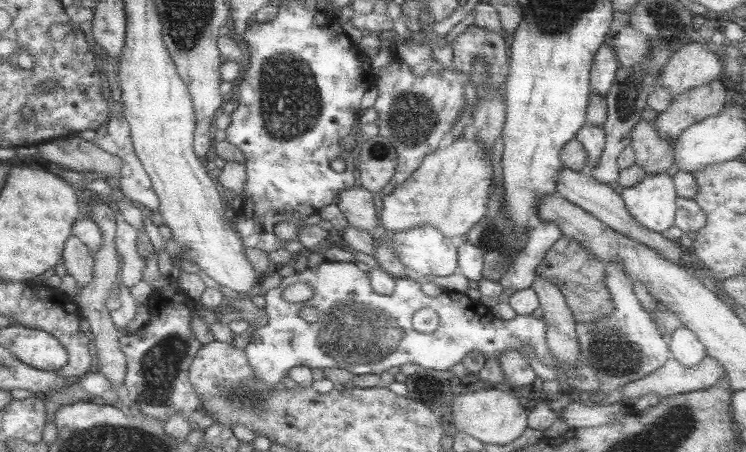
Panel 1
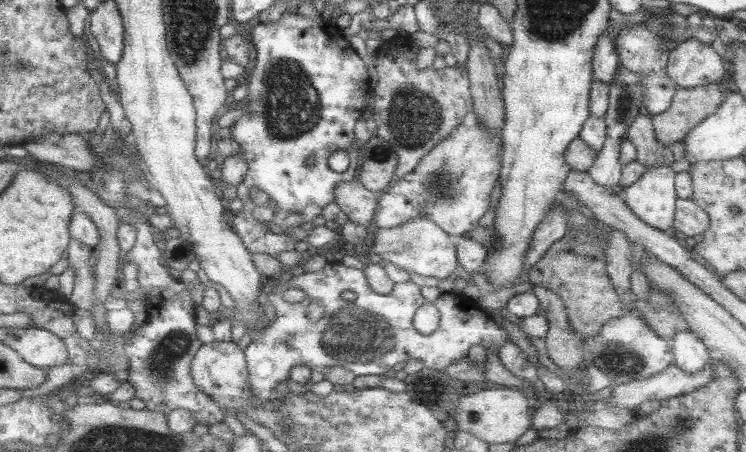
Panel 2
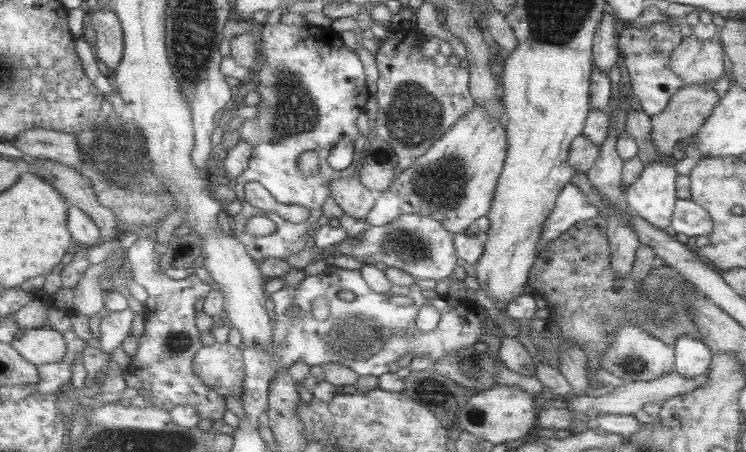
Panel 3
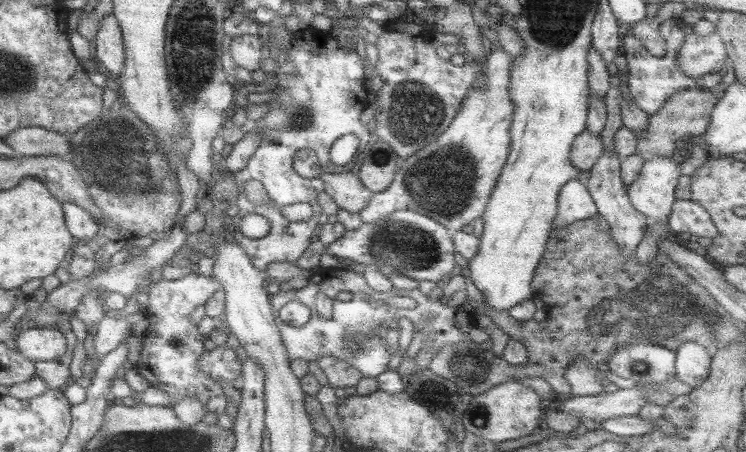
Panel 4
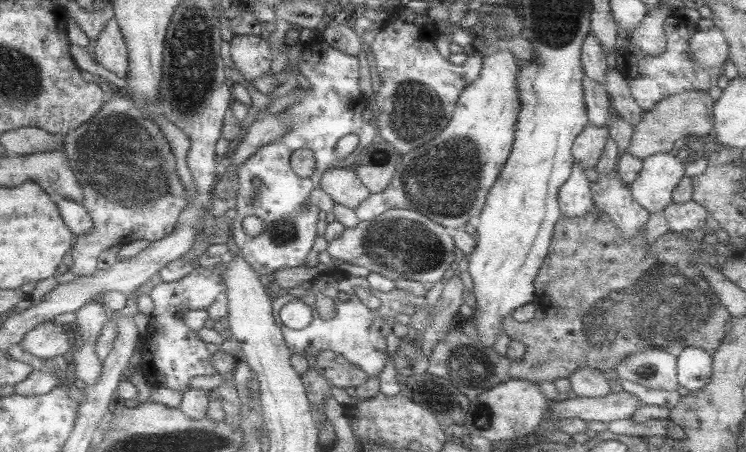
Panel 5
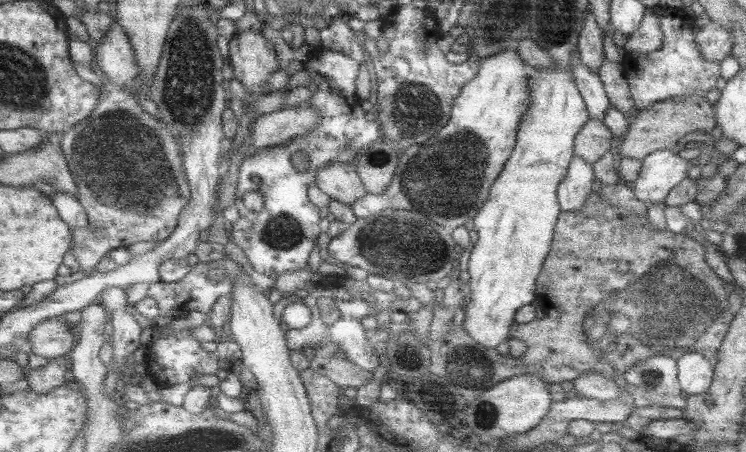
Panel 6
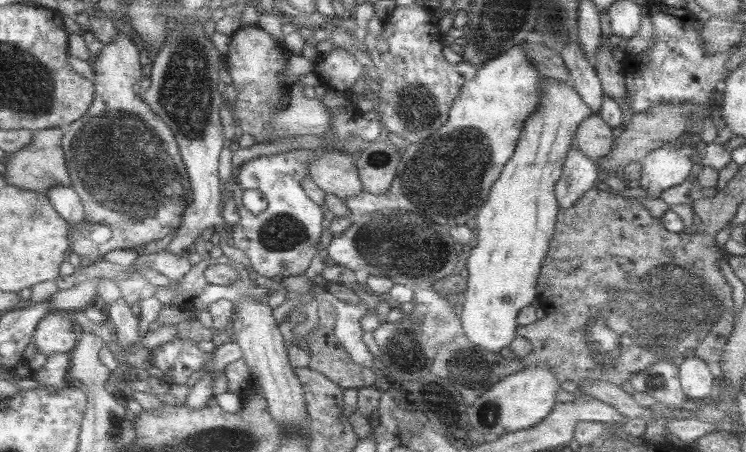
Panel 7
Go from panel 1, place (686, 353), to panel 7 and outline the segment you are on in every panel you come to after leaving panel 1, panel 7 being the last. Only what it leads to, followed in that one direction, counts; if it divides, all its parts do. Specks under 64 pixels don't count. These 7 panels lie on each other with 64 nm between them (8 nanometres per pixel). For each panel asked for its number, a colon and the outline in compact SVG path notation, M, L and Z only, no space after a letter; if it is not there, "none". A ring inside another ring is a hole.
2: M679 332L671 340L671 356L673 366L687 374L701 372L705 366L711 366L707 348L699 342L699 338L691 332Z
3: M679 338L673 344L673 350L675 350L675 362L673 362L675 374L687 380L697 380L709 372L713 354L703 342L695 338Z
4: M683 342L675 354L675 380L691 386L693 390L701 386L709 376L713 352L691 342Z
5: M683 348L677 356L677 382L685 390L699 392L711 378L713 356L705 354L699 348Z
6: M695 352L683 354L677 360L677 380L681 386L681 394L685 396L701 396L713 382L713 370L709 360L697 356Z
7: M687 358L679 366L679 384L687 400L705 400L709 402L713 392L713 376L709 366L697 358Z

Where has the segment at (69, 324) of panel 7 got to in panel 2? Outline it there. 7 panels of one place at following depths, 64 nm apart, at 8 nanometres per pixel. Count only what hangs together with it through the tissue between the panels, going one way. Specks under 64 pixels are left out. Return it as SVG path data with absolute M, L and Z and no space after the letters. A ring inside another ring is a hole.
M35 326L27 330L13 330L5 344L13 348L27 364L39 370L63 366L69 358L67 342L61 340L61 336Z

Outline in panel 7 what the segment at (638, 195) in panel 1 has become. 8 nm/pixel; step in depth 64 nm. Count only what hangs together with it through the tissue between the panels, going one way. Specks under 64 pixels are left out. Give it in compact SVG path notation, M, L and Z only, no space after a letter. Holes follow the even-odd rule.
M677 140L669 142L653 152L649 152L645 158L641 158L641 178L639 184L651 194L651 200L659 198L663 190L669 190L691 174L693 166L693 152L685 150Z

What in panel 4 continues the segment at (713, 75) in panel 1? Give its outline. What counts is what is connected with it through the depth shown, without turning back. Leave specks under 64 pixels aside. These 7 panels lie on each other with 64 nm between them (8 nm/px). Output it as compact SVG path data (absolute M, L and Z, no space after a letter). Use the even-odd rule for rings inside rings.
M713 30L707 36L695 32L685 36L683 46L679 48L679 66L689 78L699 78L705 74L717 74L725 70L727 50L719 34Z

